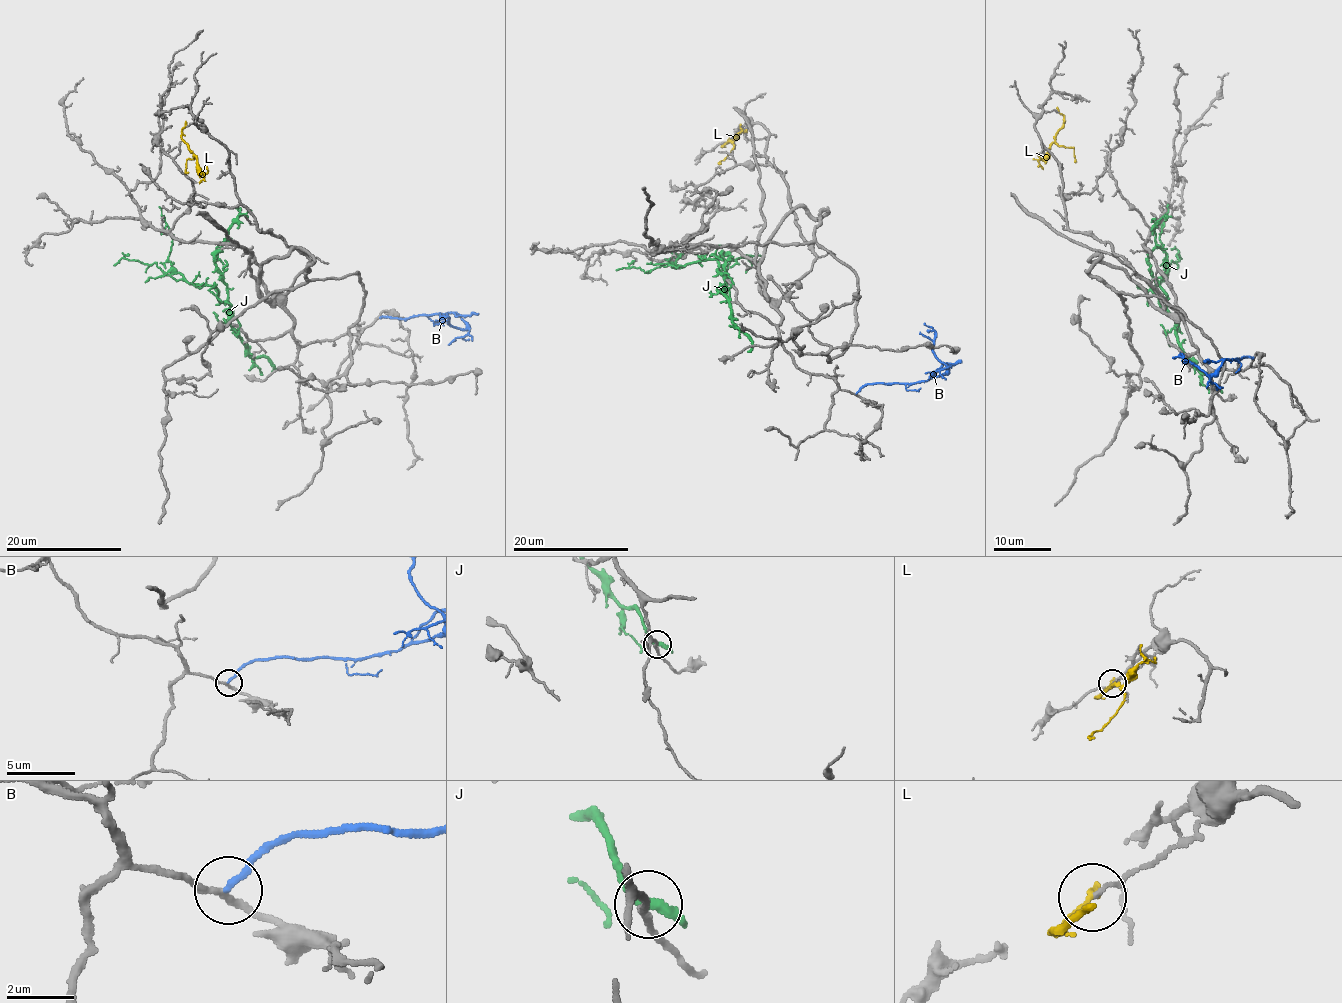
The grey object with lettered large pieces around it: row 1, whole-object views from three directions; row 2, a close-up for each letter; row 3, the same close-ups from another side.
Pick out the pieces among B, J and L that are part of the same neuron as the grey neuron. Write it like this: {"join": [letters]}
{"join": []}

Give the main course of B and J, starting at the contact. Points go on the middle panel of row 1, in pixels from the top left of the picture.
B: (856, 394), (868, 384), (920, 383), (946, 372), (947, 366), (932, 348), (935, 331), (924, 323)
J: (752, 345), (733, 321), (722, 292), (726, 280), (715, 259), (682, 266), (673, 262), (682, 254), (672, 255)

